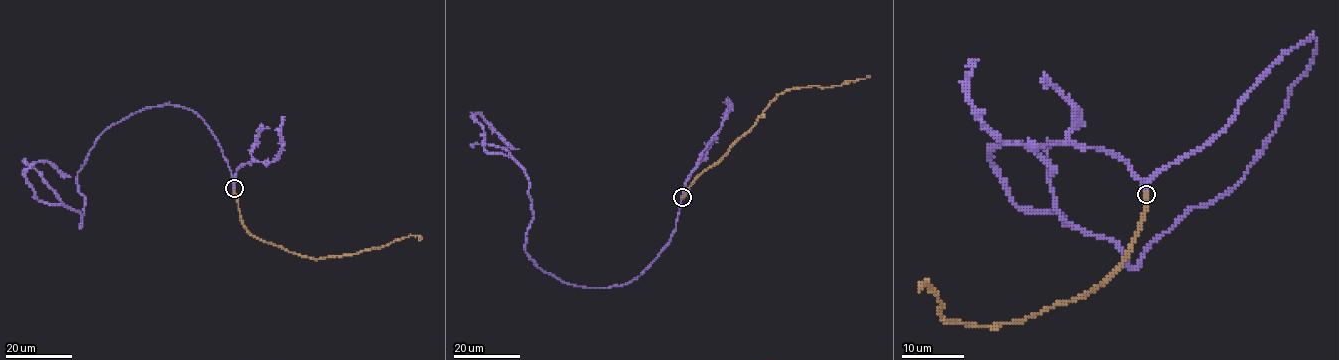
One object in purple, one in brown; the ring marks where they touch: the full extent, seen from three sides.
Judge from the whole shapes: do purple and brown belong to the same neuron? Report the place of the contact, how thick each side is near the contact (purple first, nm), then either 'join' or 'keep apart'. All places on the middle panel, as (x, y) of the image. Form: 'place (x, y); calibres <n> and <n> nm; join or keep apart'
place (682, 197); calibres 280 and 420 nm; join

